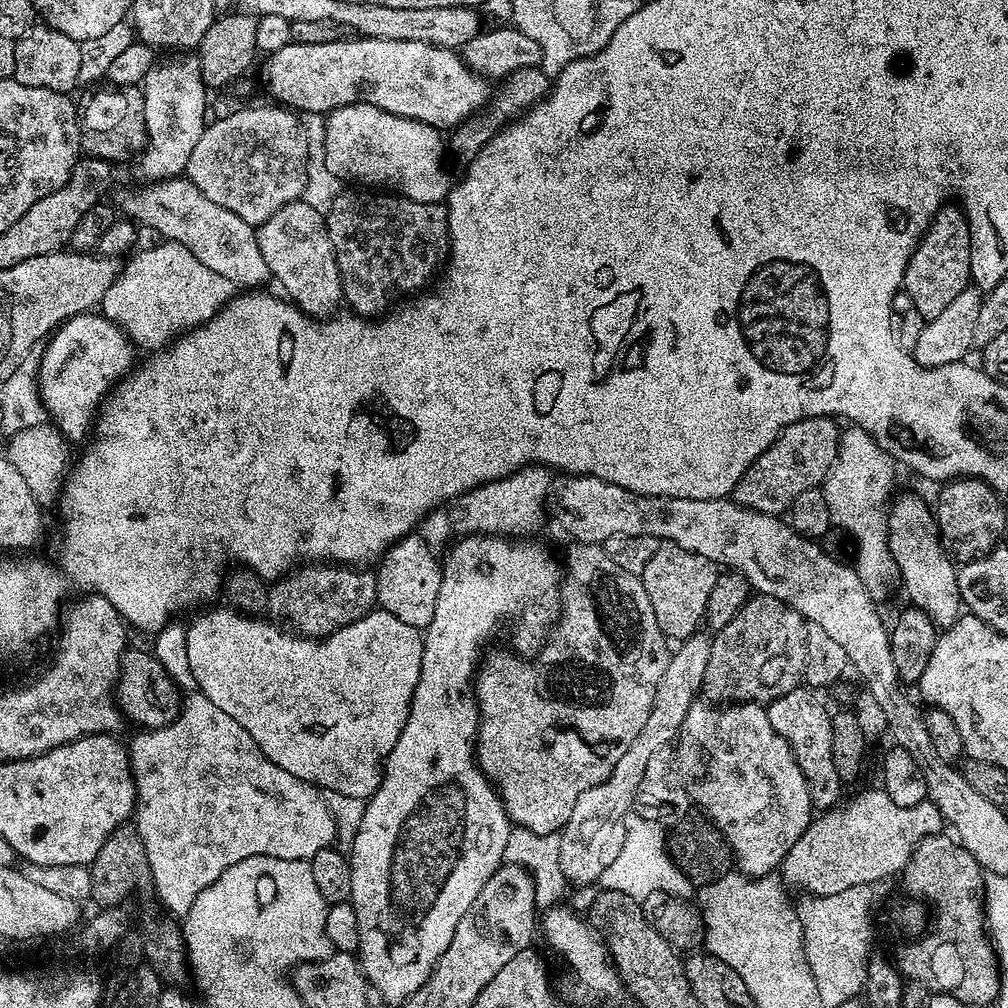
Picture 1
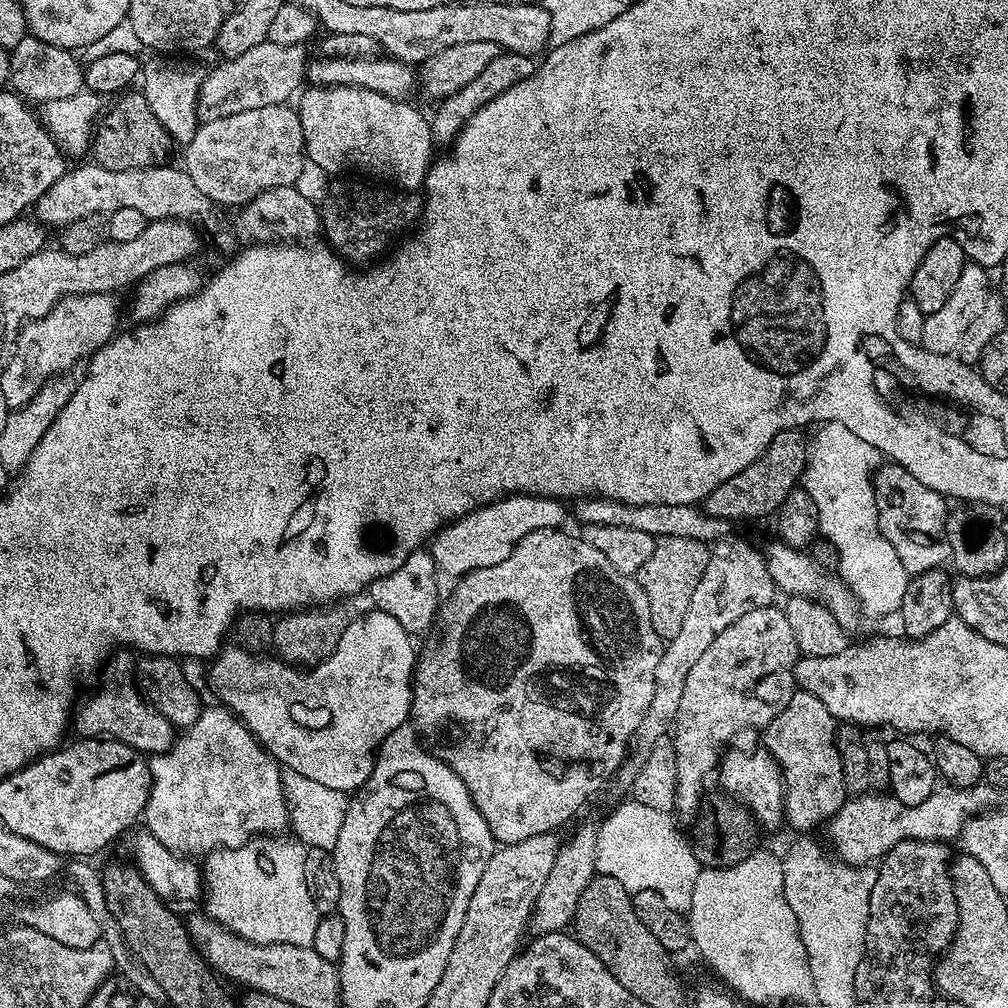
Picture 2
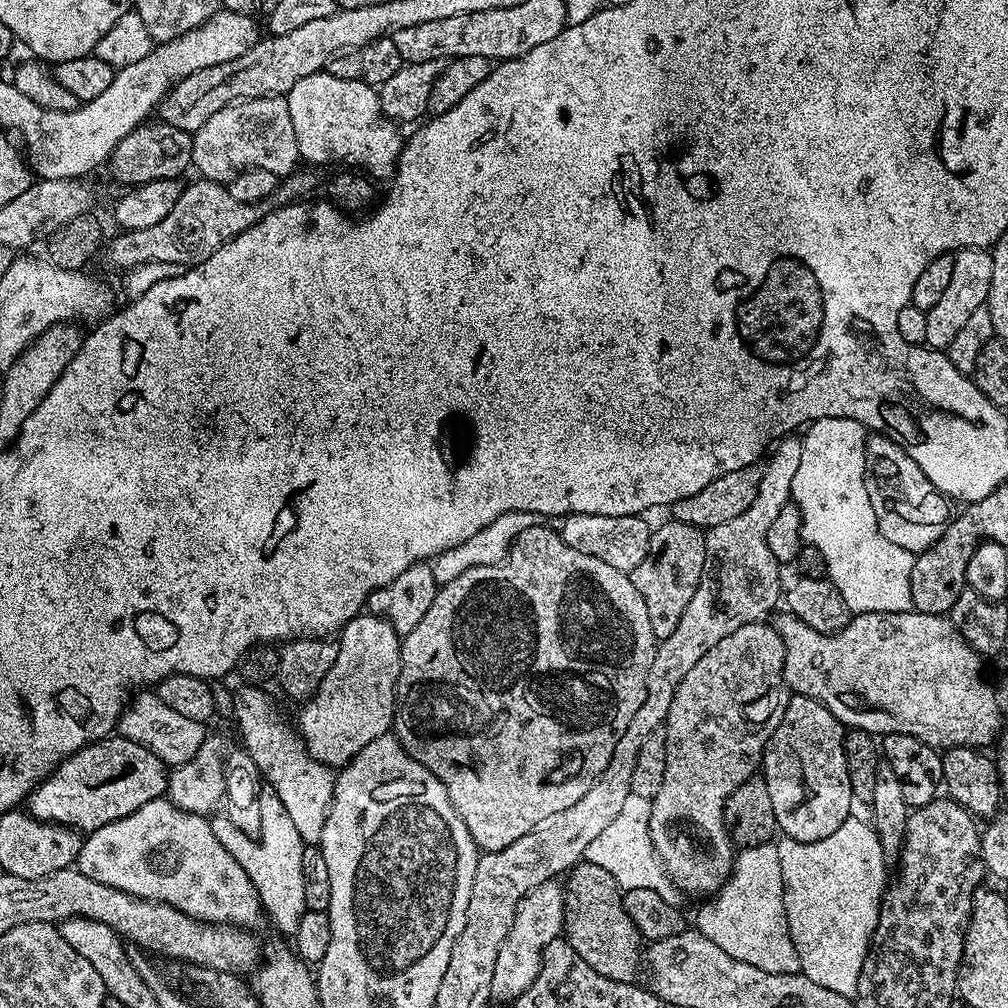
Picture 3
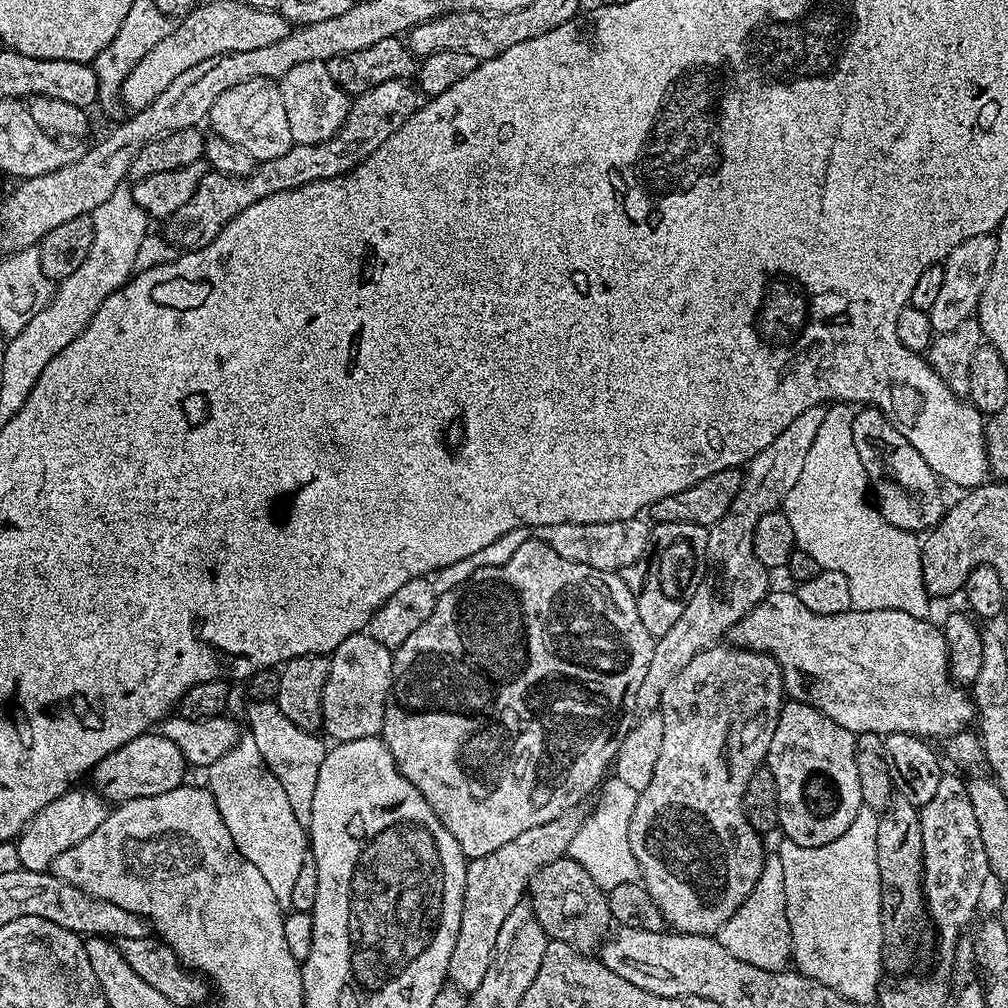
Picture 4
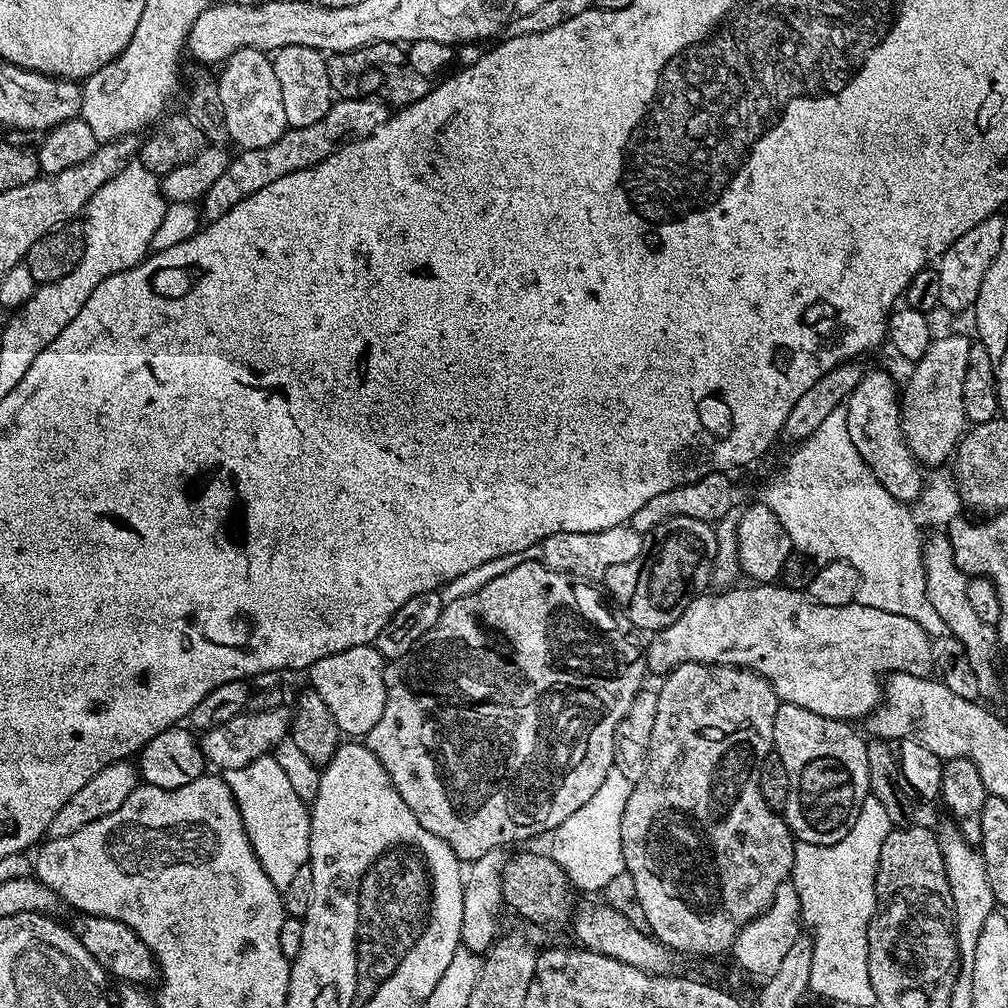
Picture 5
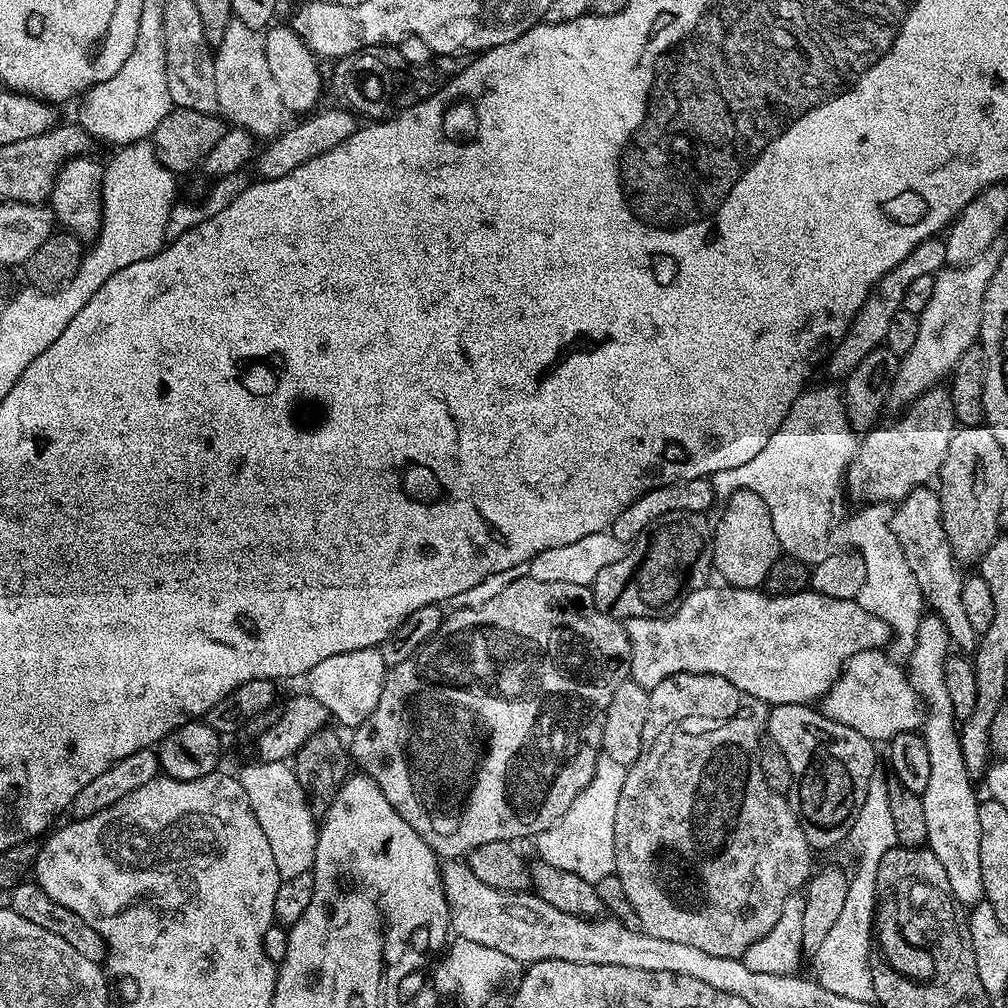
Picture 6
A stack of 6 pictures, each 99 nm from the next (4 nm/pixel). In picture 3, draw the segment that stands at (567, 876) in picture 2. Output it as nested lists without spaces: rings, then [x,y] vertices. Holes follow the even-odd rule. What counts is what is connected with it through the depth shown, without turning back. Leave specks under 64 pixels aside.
[[[559,879],[547,880],[542,882],[542,886],[534,886],[534,890],[530,890],[518,902],[514,922],[510,922],[510,934],[506,934],[494,962],[494,978],[490,978],[490,990],[497,1001],[516,1000],[518,994],[524,993],[526,987],[534,982],[541,970],[544,947],[559,939],[563,933],[564,890],[565,885]]]

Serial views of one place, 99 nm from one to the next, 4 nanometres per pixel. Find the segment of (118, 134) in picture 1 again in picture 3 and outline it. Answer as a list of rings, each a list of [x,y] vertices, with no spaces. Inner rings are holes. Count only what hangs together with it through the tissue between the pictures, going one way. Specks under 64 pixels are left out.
[[[163,122],[152,123],[142,123],[133,132],[126,134],[126,138],[118,142],[112,155],[108,157],[107,167],[112,168],[112,176],[118,183],[135,186],[159,180],[175,180],[183,177],[187,168],[189,170],[193,167],[193,133],[183,132]]]

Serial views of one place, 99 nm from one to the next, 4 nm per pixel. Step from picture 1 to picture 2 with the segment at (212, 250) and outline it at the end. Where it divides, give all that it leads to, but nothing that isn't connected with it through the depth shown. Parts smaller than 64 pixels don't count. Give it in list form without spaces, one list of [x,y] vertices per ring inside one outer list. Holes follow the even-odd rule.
[[[87,162],[81,168],[69,167],[38,198],[34,206],[35,219],[49,229],[63,230],[70,222],[86,218],[90,214],[104,216],[114,210],[139,210],[145,221],[186,220],[197,222],[204,220],[214,210],[211,200],[194,186],[190,174],[183,167],[172,168],[168,164],[159,164],[153,168],[135,168],[134,170],[106,170],[95,162]]]

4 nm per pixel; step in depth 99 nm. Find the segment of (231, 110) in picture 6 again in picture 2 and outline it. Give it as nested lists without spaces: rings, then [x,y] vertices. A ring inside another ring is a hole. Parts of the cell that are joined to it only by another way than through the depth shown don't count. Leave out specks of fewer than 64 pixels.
[[[275,104],[207,120],[197,127],[184,152],[182,164],[194,186],[215,205],[234,208],[247,204],[268,189],[294,186],[306,159],[301,118],[288,104]]]

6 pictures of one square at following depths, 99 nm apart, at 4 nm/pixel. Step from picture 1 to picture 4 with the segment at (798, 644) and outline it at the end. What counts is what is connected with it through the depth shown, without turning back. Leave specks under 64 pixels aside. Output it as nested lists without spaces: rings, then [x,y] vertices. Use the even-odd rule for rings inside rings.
[[[722,646],[703,648],[701,652],[694,654],[694,658],[690,658],[688,665],[678,670],[670,686],[666,686],[666,694],[662,694],[662,702],[658,709],[662,714],[662,754],[658,754],[658,766],[654,766],[654,778],[650,786],[646,786],[646,790],[639,792],[629,828],[630,850],[637,859],[639,879],[650,894],[650,898],[654,898],[658,910],[662,910],[665,925],[677,932],[699,936],[716,936],[720,927],[736,913],[738,906],[742,906],[750,890],[754,890],[762,874],[766,849],[760,841],[763,840],[761,833],[757,832],[754,826],[750,826],[744,813],[744,784],[750,782],[750,774],[754,774],[754,770],[767,761],[770,738],[774,738],[774,726],[778,726],[780,711],[786,703],[784,679],[778,662],[773,656],[769,656],[766,652],[752,652],[749,648],[739,646],[720,647]]]

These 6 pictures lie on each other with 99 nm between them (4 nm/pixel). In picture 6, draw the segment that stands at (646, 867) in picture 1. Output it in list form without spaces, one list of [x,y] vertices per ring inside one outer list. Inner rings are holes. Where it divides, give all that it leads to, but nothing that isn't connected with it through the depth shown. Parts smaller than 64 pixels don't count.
[[[603,755],[596,763],[594,778],[574,798],[570,809],[558,823],[535,837],[534,844],[541,863],[576,874],[584,881],[596,883],[616,871],[614,854],[614,817],[618,810],[618,797],[622,794],[627,767]]]

